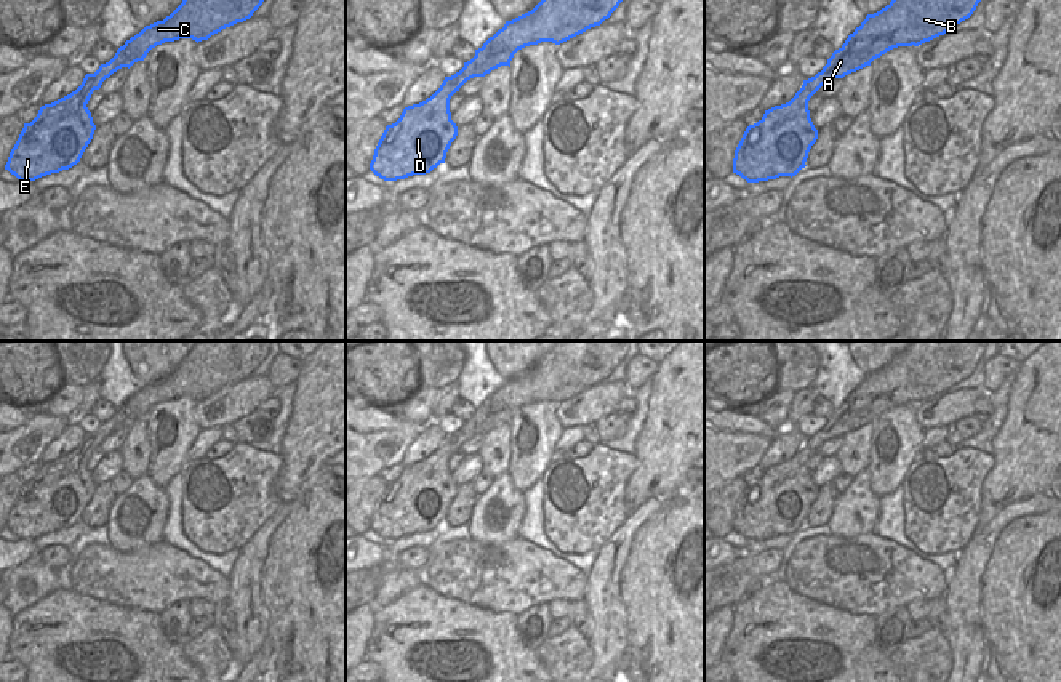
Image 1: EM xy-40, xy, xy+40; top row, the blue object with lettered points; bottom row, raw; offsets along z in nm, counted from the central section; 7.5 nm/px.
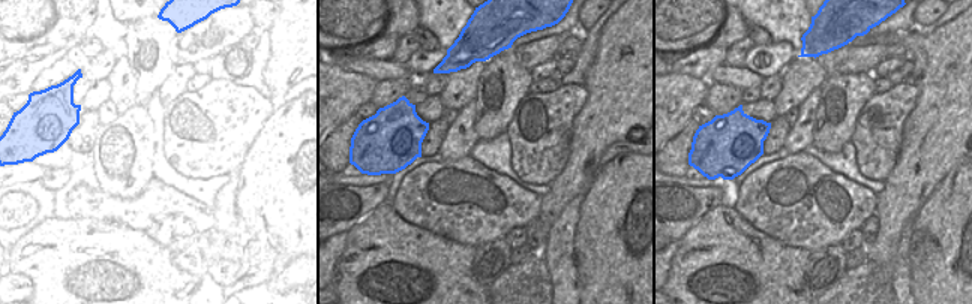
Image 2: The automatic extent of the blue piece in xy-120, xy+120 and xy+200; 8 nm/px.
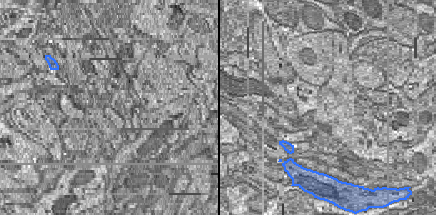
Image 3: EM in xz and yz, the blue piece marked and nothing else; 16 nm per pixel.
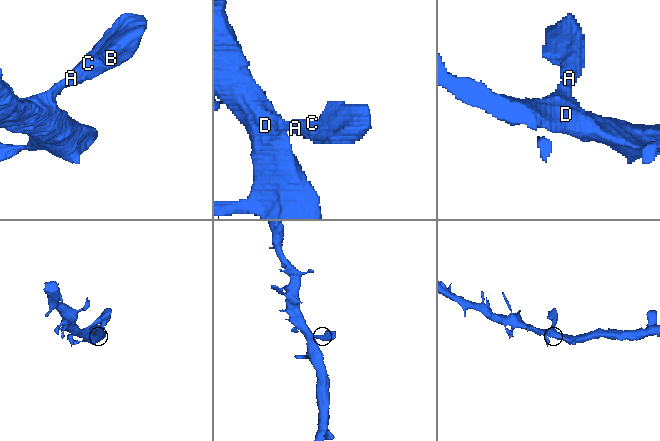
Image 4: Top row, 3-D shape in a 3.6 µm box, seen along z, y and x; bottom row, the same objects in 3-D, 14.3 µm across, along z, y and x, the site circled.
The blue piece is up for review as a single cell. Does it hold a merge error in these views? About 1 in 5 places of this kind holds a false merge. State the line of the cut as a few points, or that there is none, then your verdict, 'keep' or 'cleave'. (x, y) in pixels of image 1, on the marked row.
no cut | keep

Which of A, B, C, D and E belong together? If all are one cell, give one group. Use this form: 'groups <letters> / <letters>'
groups A B C D E

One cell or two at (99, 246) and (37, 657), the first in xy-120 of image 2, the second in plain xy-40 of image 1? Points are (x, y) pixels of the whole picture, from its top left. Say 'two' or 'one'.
one

